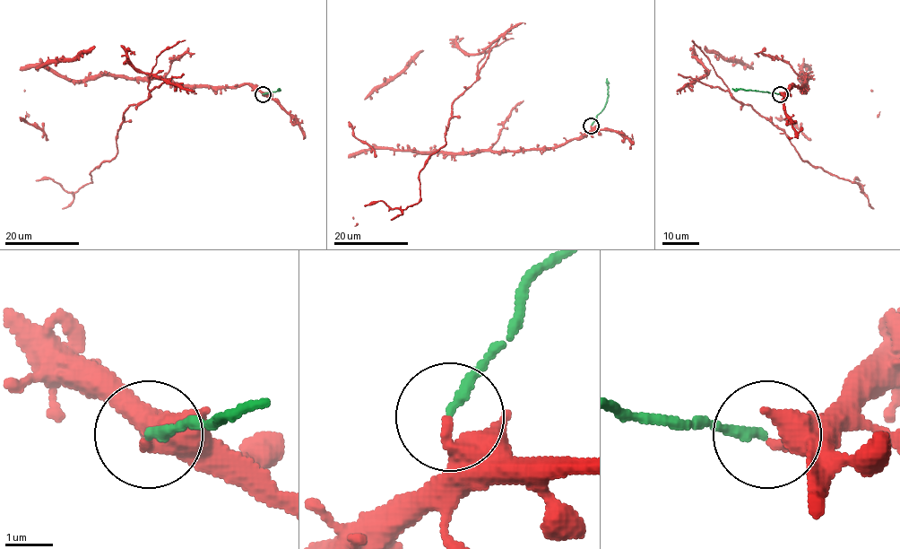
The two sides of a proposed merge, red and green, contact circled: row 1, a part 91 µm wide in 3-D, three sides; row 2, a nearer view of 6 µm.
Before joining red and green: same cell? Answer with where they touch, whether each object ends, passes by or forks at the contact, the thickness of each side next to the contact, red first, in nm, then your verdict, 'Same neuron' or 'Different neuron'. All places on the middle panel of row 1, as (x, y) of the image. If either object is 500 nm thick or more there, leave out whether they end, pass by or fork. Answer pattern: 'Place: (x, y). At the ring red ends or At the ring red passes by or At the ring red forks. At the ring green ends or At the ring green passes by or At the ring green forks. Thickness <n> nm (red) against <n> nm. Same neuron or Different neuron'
Place: (591, 126). At the ring red ends. At the ring green ends. Thickness 340 nm (red) against 200 nm. Different neuron

